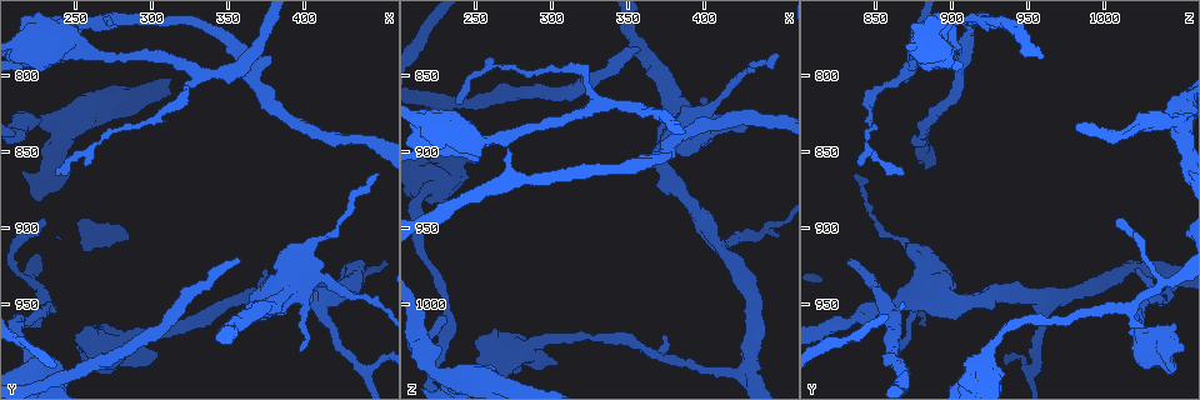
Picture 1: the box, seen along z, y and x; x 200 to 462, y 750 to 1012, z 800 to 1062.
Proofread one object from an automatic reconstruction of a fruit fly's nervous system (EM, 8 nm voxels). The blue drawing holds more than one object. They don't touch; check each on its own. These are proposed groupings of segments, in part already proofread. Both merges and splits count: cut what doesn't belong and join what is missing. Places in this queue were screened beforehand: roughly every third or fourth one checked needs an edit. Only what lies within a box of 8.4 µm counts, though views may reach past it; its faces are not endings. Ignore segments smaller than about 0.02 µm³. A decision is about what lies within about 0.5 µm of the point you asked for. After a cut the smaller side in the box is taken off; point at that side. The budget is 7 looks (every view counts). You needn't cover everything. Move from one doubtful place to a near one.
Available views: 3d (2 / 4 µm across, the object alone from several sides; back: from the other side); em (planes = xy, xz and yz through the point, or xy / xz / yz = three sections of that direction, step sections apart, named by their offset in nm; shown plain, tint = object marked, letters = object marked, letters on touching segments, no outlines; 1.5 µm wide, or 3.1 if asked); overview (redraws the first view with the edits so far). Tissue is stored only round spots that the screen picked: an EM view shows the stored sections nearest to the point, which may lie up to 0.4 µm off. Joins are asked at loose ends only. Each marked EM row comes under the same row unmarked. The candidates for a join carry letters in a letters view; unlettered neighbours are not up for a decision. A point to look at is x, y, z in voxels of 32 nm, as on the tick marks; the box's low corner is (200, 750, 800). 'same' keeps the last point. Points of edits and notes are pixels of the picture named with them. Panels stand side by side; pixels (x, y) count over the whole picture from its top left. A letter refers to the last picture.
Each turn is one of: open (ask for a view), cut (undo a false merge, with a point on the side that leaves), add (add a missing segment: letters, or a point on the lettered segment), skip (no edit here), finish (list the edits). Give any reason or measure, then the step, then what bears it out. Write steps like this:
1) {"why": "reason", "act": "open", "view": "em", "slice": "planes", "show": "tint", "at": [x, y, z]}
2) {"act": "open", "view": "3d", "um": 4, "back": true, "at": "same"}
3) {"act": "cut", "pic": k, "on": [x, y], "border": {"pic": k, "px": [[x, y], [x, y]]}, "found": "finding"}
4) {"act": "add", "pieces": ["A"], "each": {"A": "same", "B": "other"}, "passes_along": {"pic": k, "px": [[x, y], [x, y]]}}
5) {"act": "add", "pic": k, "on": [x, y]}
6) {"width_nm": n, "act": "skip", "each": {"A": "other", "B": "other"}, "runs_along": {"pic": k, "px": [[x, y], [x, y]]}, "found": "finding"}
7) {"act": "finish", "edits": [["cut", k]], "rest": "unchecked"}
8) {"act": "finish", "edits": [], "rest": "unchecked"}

{"why": "free end", "act": "open", "view": "3d", "um": 4, "at": [356, 920, 832]}

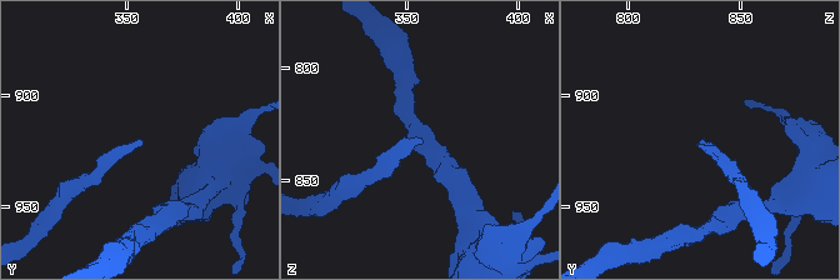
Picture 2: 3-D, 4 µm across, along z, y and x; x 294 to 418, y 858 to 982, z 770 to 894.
{"why": "need the tissue", "act": "open", "view": "em", "slice": "yz", "step": 8, "show": "letters", "at": [358, 920, 833]}

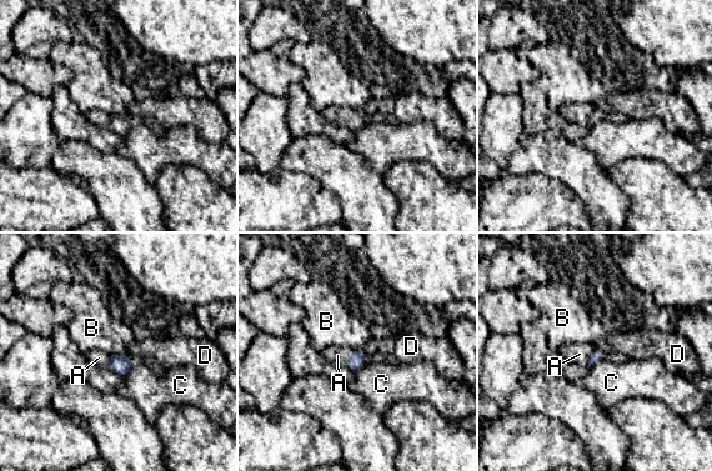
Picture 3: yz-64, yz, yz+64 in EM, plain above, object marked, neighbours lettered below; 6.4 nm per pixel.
{"why": "cut it another way", "act": "open", "view": "em", "slice": "planes", "show": "letters", "at": "same"}

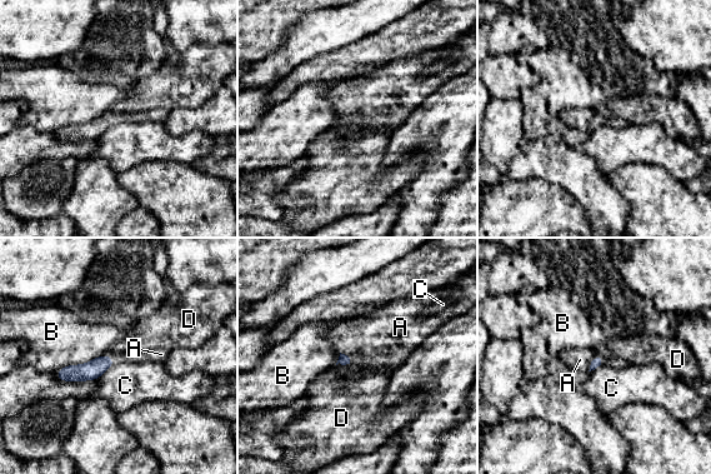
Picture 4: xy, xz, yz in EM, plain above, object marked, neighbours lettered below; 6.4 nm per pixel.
{"longest_contact_nm": ["B", 340], "act": "add", "pieces": ["A"], "each": {"A": "same", "B": "other", "C": "other", "D": "other"}, "passes_along": {"pic": 4, "px": [[595, 363], [590, 365], [580, 359]]}, "found": "the neuron continues"}

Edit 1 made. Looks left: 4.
{"why": "see it whole again", "act": "open", "view": "overview"}

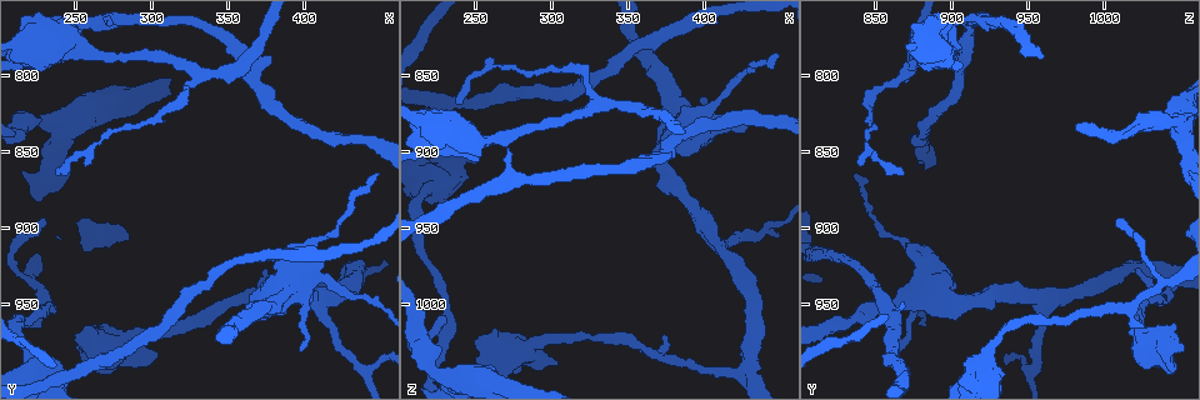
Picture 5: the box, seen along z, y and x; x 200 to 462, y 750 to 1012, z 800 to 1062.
{"why": "tapers out", "act": "open", "view": "3d", "um": 2, "at": [450, 864, 836]}

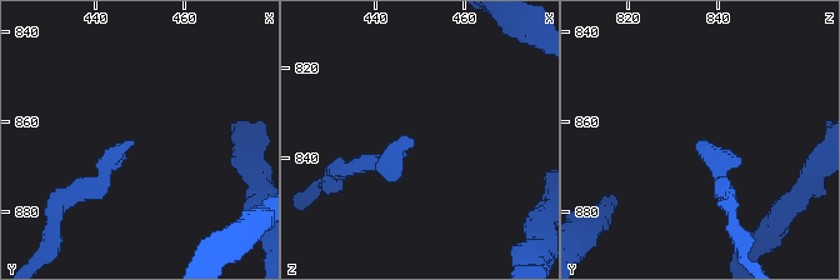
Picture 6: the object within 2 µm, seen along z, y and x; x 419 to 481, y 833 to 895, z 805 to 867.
{"act": "open", "view": "em", "slice": "yz", "step": 4, "show": "tint", "at": [448, 865, 835]}

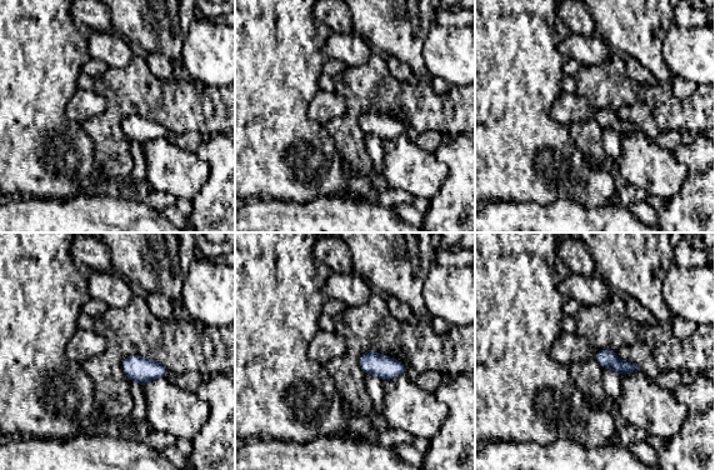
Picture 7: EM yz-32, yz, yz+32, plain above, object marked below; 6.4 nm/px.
{"why": "another direction", "act": "open", "view": "em", "slice": "planes", "show": "letters", "at": "same"}

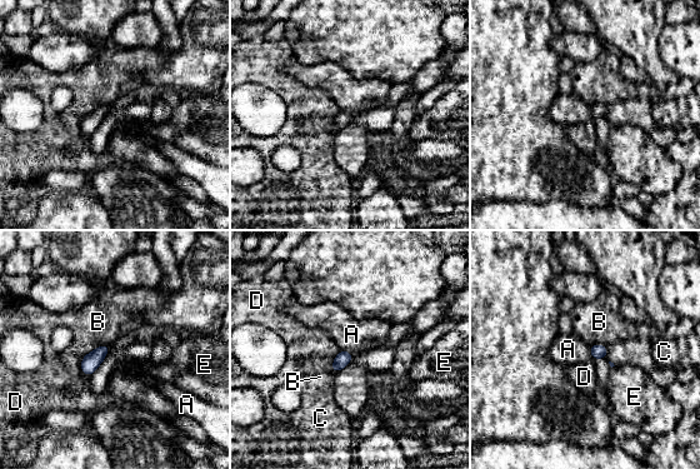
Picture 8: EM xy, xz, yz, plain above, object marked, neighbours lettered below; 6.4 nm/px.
{"act": "skip", "each": {"A": "other", "B": "other", "C": "other", "D": "other", "E": "other"}, "border": {"pic": 8, "px": [[589, 347], [591, 358]]}, "found": "none of them fits"}

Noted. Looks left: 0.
{"act": "finish", "edits": [["add", 4]], "rest": "unchecked"}

